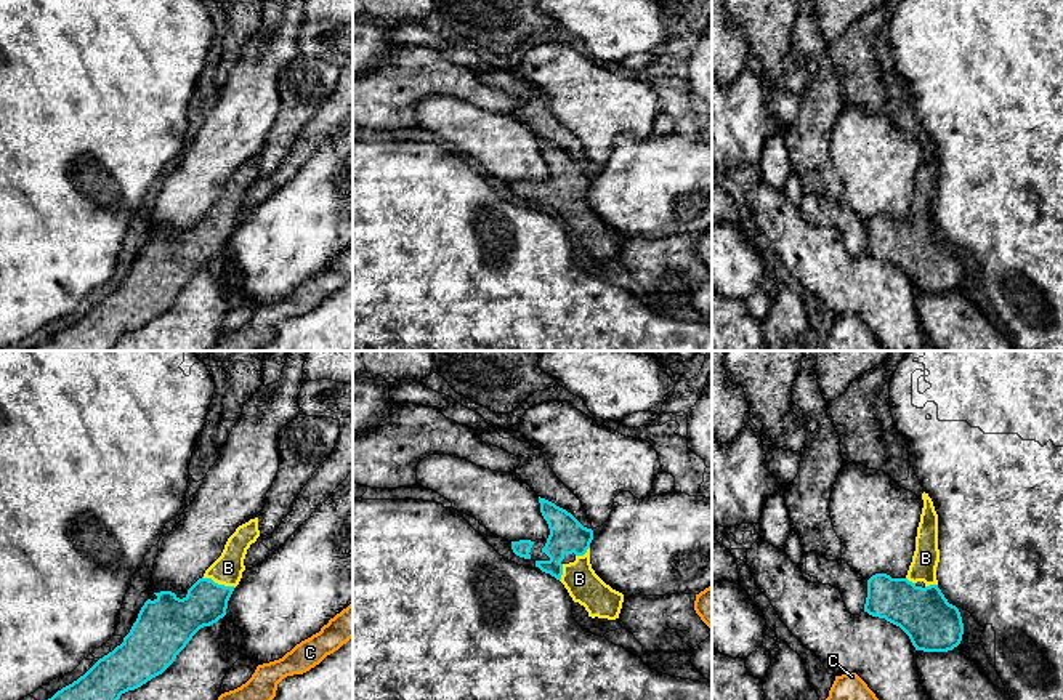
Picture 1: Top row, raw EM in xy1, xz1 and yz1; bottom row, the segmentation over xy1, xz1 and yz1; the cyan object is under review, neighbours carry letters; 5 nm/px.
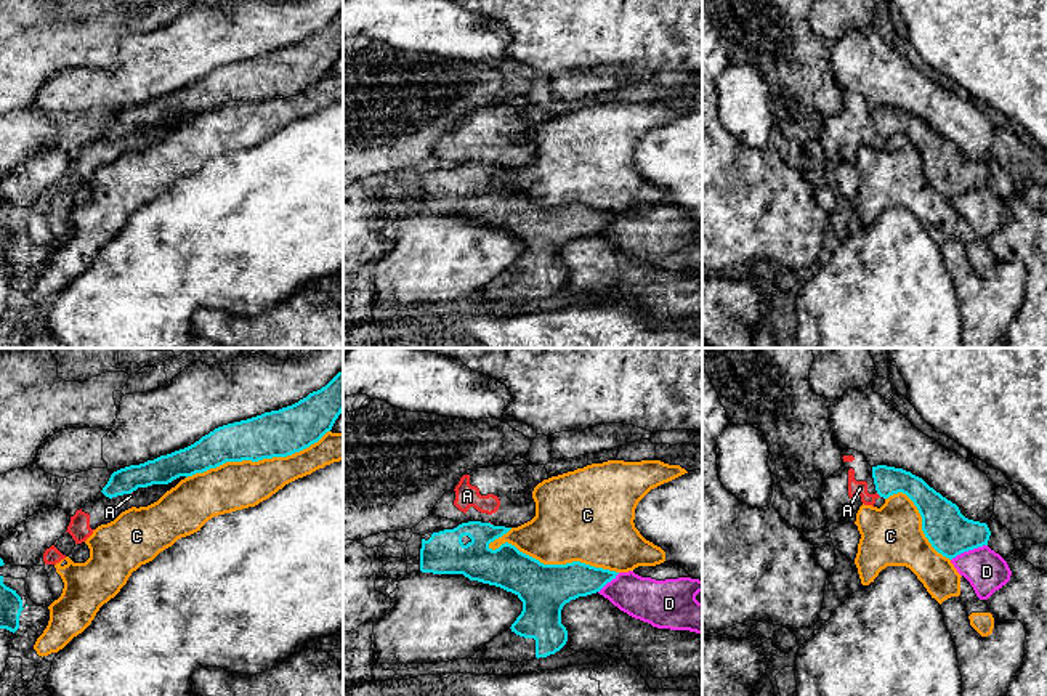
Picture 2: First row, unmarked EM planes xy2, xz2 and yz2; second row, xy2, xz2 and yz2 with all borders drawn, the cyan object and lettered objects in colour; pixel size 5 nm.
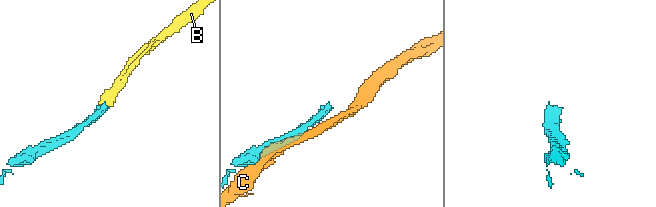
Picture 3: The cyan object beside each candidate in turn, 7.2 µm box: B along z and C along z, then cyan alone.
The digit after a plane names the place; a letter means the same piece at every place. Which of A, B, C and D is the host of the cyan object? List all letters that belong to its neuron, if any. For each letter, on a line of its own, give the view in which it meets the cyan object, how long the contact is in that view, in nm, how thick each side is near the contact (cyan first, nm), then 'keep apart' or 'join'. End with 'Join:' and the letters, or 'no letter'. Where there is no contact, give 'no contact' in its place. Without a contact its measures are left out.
A: yz2 | 40 nm | 140/70 nm | keep apart
B: xy1 | 180 nm | 220/150 nm | join
C: xz2 | 650 nm | 260/400 nm | keep apart
D: yz2 | 200 nm | 220/200 nm | keep apart
Join: B

